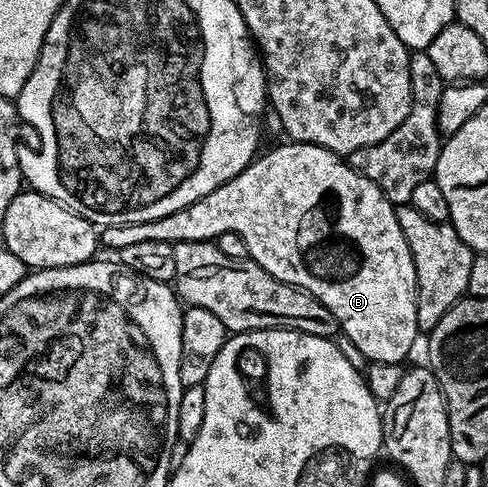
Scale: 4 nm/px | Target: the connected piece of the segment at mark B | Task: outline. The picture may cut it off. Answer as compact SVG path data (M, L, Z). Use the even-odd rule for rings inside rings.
M300 143L284 144L279 146L278 149L271 150L270 153L262 152L256 159L250 161L248 167L242 173L235 175L227 183L215 187L215 191L211 191L211 195L207 195L203 199L199 199L195 203L183 207L183 211L175 211L171 215L163 215L154 221L131 223L130 225L104 226L99 233L100 244L104 248L106 245L109 249L120 251L128 247L131 243L143 243L144 241L167 241L170 243L176 243L178 241L213 241L224 233L234 233L235 235L239 235L239 239L243 239L243 243L247 243L247 251L256 265L263 267L275 279L279 279L288 285L293 285L296 289L304 289L312 297L319 299L319 303L323 303L323 307L327 307L331 311L331 315L335 315L340 332L345 334L348 339L351 339L355 343L355 347L370 362L404 362L406 360L404 357L412 351L413 344L416 343L417 337L419 338L417 320L415 319L417 276L415 275L415 263L411 259L411 251L407 247L407 239L399 227L399 219L397 218L395 206L385 198L383 191L379 191L379 187L375 187L375 183L371 183L371 179L367 179L363 175L356 173L349 165L348 160L342 159L338 154L332 153L329 149L324 149L318 145L302 145Z

